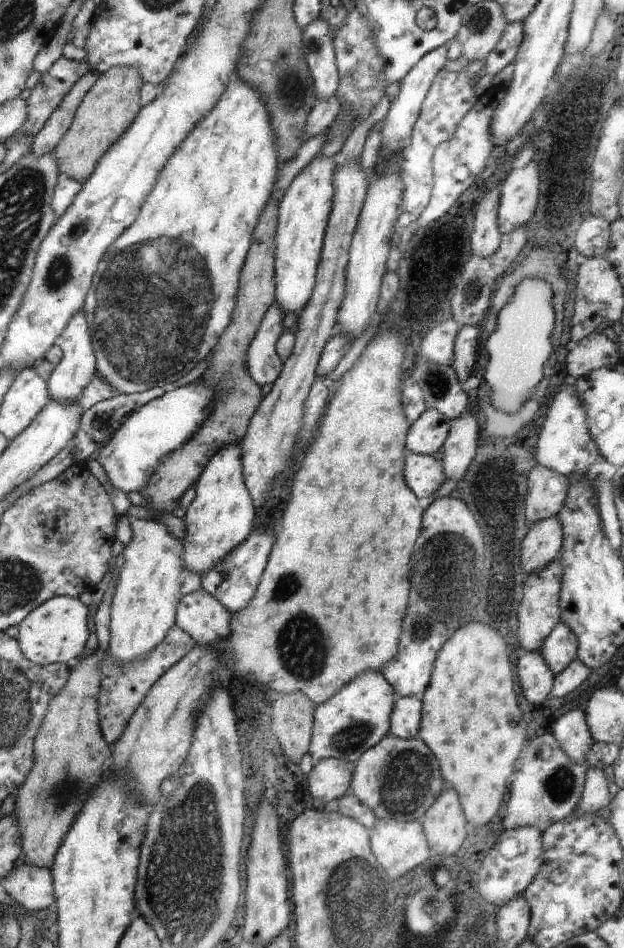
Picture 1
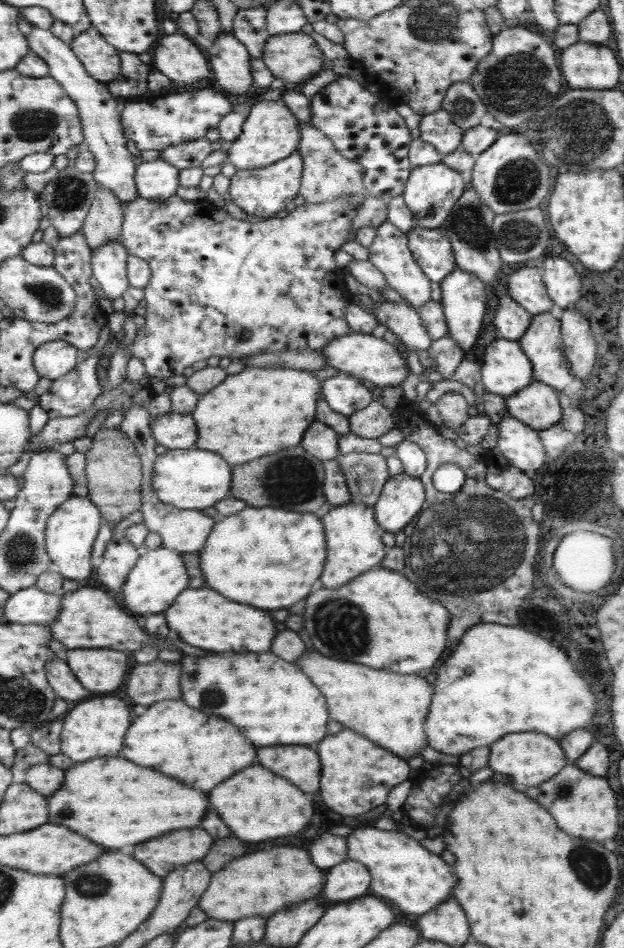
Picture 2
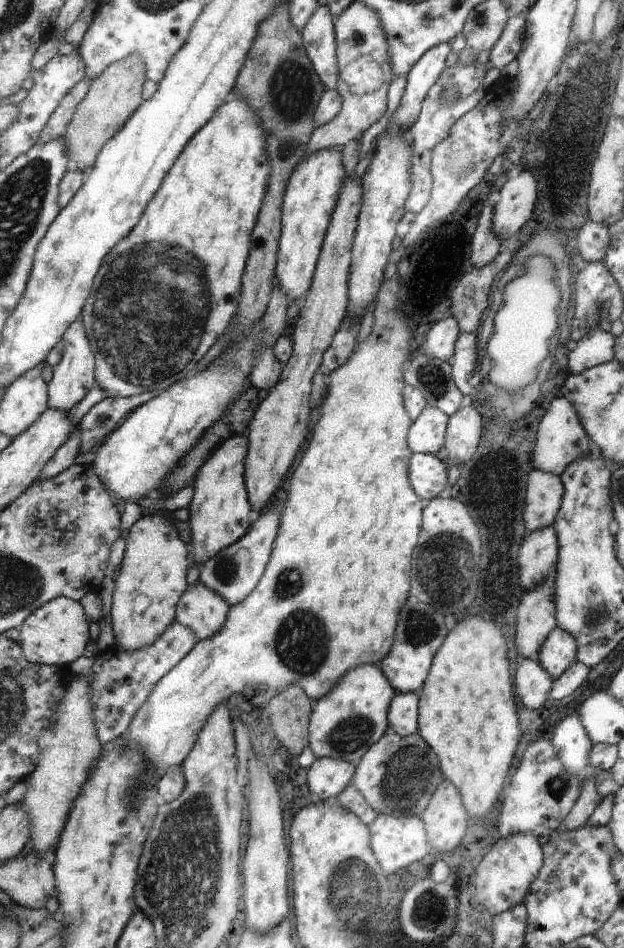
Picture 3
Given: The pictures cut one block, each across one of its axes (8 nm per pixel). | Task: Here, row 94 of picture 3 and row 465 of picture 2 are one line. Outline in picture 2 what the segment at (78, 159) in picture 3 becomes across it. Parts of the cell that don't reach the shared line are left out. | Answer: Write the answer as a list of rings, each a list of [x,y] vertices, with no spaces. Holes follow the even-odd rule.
[[[99,429],[91,437],[90,449],[85,455],[85,478],[88,490],[88,499],[98,508],[105,522],[110,525],[117,523],[135,510],[140,510],[142,496],[140,495],[140,484],[142,472],[140,458],[130,440],[116,429]]]

